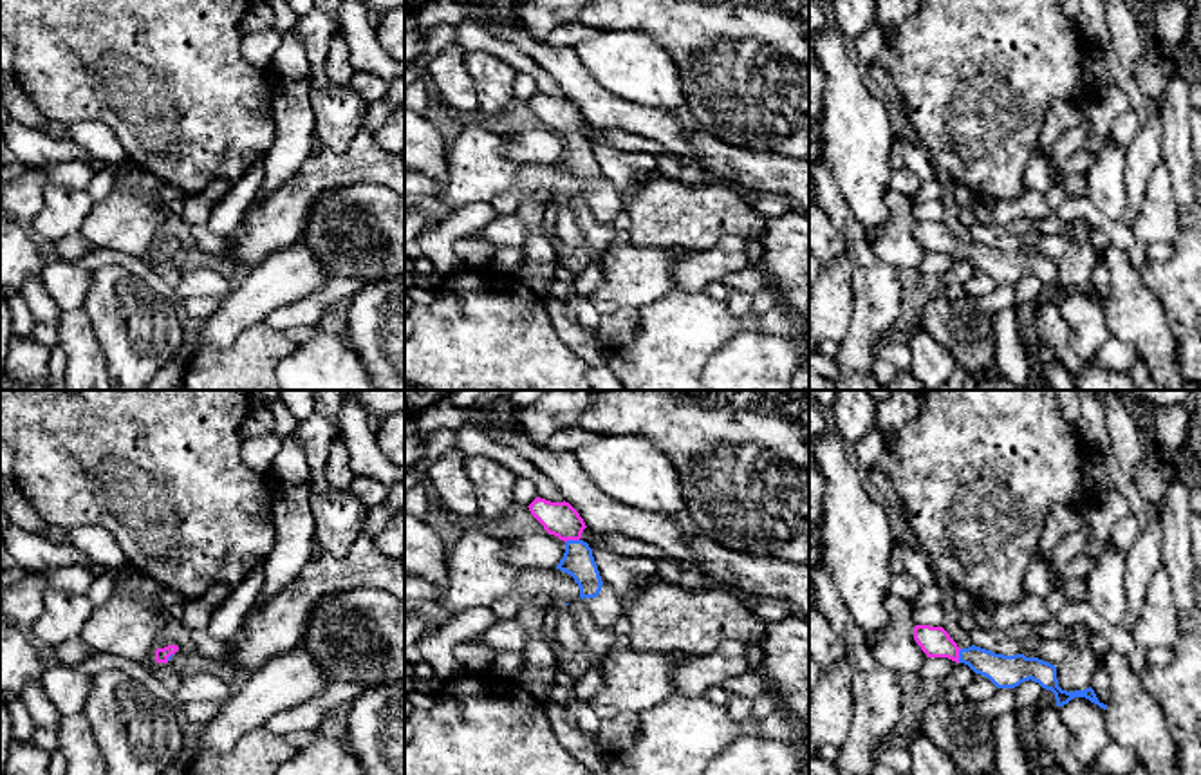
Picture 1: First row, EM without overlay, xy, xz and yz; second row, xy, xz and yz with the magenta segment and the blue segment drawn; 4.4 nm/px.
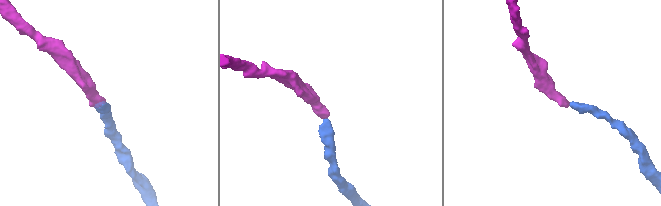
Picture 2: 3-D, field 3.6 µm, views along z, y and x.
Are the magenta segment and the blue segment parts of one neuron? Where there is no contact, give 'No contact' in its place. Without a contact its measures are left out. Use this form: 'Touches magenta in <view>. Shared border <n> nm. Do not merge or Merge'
Touches magenta in xz. Shared border 70 nm. Merge

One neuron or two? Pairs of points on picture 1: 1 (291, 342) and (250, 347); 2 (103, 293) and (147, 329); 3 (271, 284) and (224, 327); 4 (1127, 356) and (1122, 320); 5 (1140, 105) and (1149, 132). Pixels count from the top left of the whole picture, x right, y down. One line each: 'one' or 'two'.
1: one
2: one
3: one
4: two
5: two

